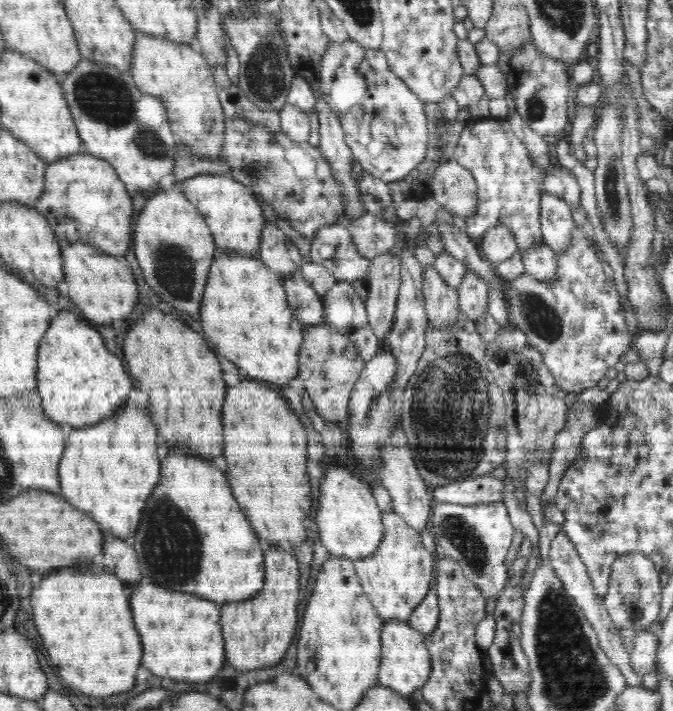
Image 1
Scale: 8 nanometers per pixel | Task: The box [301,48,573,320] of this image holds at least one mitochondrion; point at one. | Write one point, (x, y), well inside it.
(534, 108)

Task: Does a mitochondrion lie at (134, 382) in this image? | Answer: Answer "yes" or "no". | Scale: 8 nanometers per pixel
no

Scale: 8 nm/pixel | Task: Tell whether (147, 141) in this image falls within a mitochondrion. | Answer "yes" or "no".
yes

